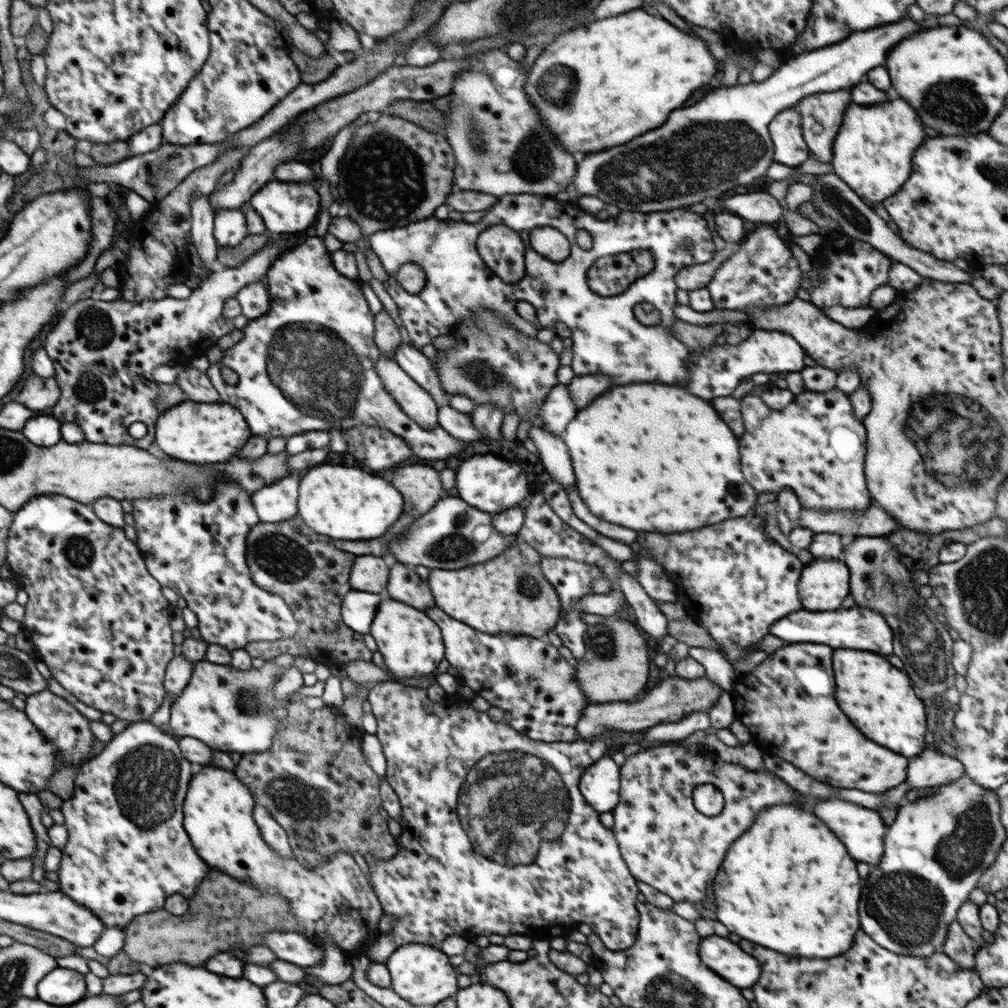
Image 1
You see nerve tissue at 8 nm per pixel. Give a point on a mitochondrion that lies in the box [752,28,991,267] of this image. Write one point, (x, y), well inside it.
(956, 101)

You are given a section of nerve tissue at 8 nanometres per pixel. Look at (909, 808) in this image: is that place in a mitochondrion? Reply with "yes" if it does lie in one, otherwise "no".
no

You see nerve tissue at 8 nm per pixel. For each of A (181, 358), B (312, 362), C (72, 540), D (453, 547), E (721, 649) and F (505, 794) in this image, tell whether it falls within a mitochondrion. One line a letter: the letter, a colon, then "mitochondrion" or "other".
A: other
B: mitochondrion
C: mitochondrion
D: mitochondrion
E: other
F: mitochondrion

